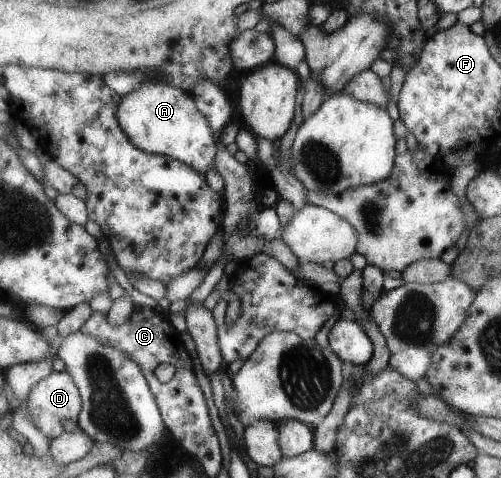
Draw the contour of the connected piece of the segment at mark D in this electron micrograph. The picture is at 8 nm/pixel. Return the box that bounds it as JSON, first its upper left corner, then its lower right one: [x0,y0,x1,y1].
[27,369,83,439]

